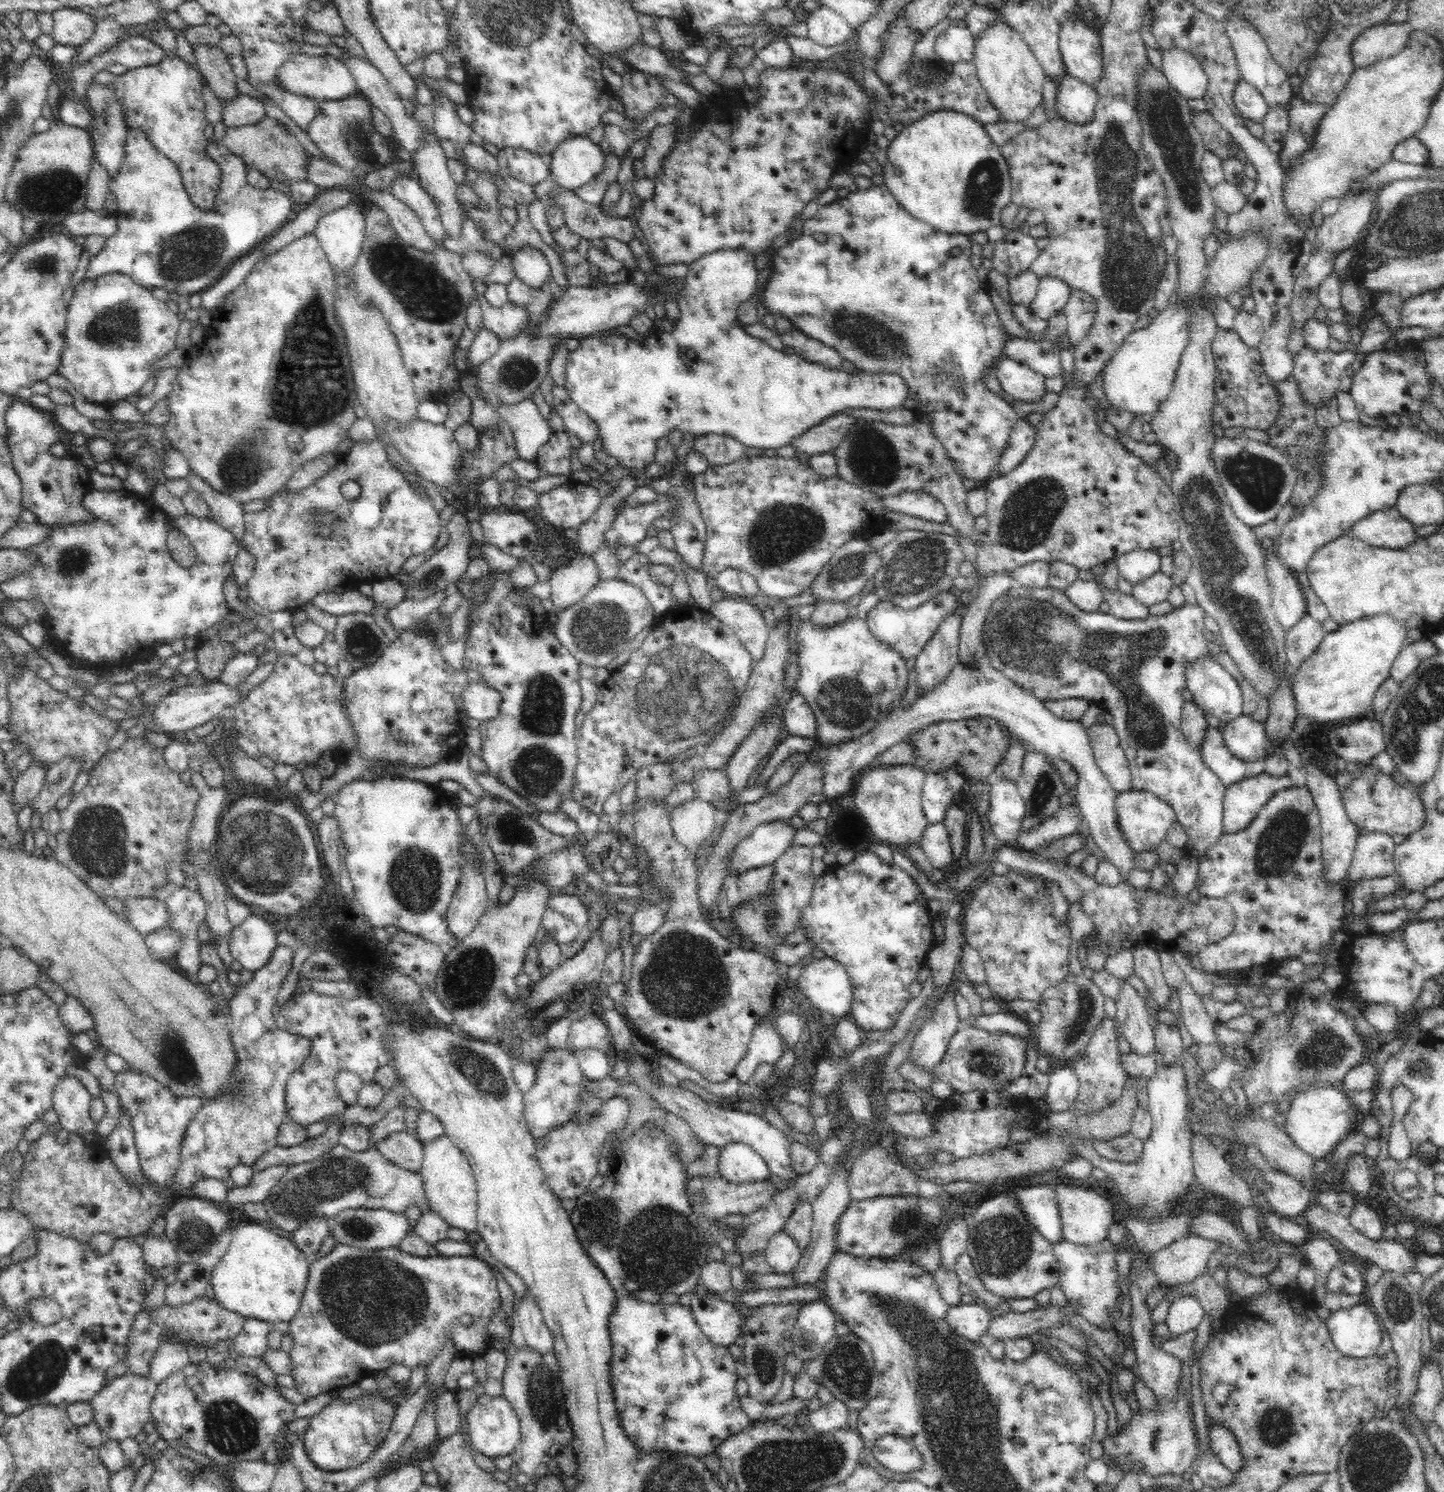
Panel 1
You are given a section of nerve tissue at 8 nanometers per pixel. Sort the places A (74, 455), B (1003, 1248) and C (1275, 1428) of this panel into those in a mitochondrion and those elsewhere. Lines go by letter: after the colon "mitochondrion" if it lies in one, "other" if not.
A: other
B: mitochondrion
C: mitochondrion

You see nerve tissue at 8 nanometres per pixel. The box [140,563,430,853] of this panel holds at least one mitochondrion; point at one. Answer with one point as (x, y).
(363, 643)

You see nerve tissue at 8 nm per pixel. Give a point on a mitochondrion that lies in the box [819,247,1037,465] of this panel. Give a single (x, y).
(875, 339)

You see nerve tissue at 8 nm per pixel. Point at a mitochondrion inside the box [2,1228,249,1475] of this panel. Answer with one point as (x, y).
(41, 1372)

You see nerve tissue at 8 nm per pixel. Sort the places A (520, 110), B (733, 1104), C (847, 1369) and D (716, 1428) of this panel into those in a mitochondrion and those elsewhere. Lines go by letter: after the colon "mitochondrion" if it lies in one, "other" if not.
A: other
B: other
C: mitochondrion
D: other

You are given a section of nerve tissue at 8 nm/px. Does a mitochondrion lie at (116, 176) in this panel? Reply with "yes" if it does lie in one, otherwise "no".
no

